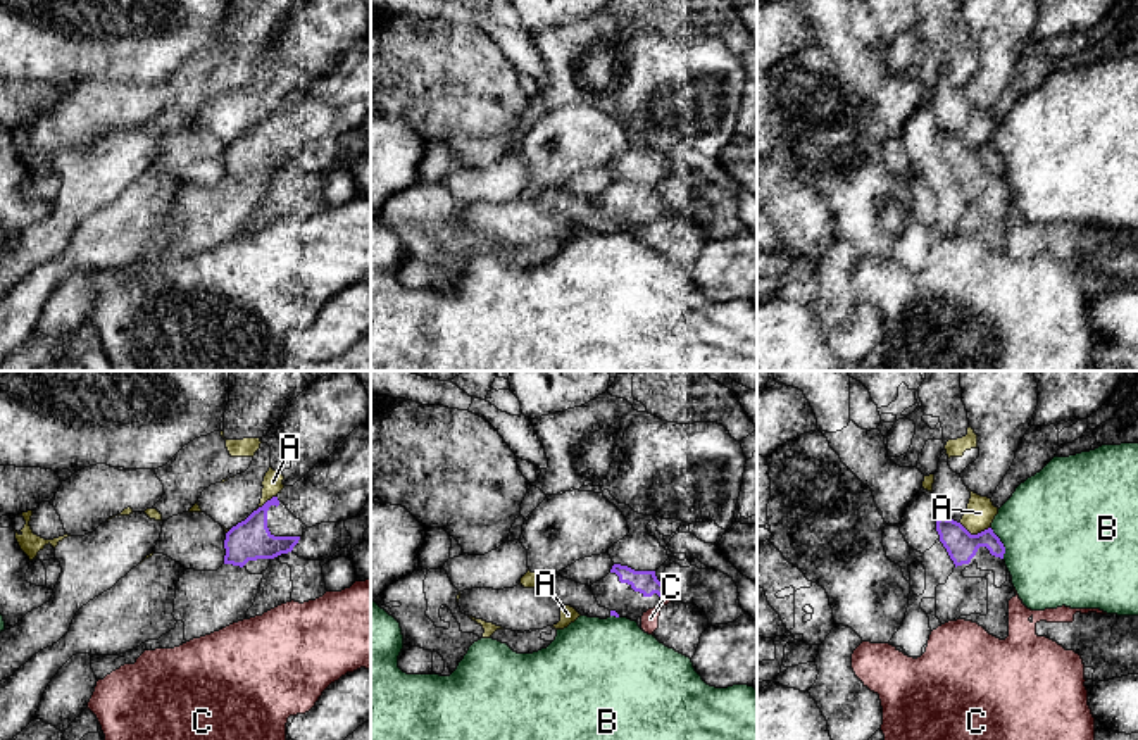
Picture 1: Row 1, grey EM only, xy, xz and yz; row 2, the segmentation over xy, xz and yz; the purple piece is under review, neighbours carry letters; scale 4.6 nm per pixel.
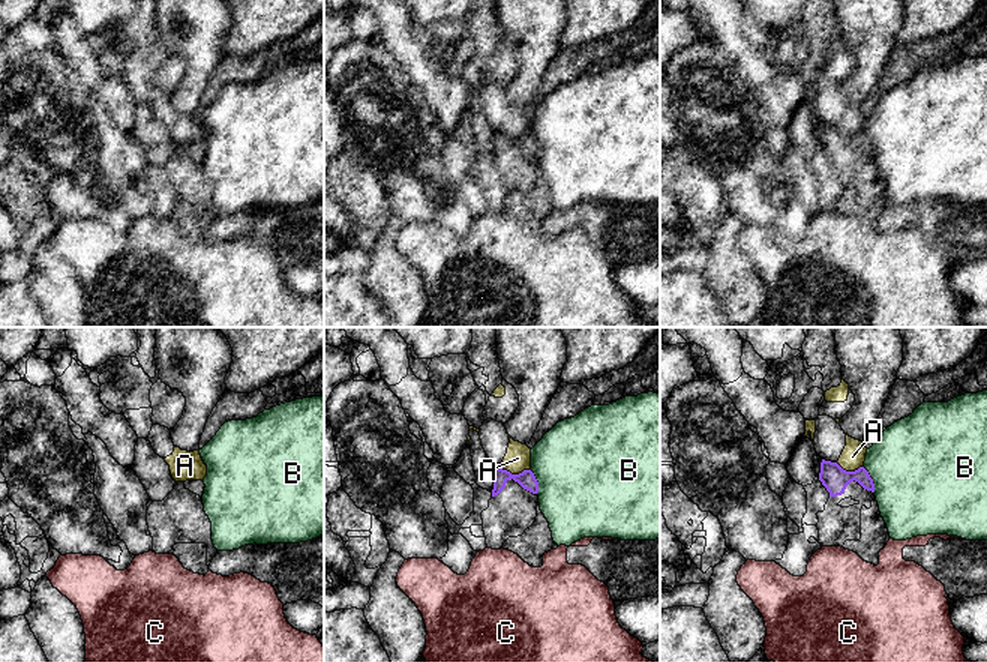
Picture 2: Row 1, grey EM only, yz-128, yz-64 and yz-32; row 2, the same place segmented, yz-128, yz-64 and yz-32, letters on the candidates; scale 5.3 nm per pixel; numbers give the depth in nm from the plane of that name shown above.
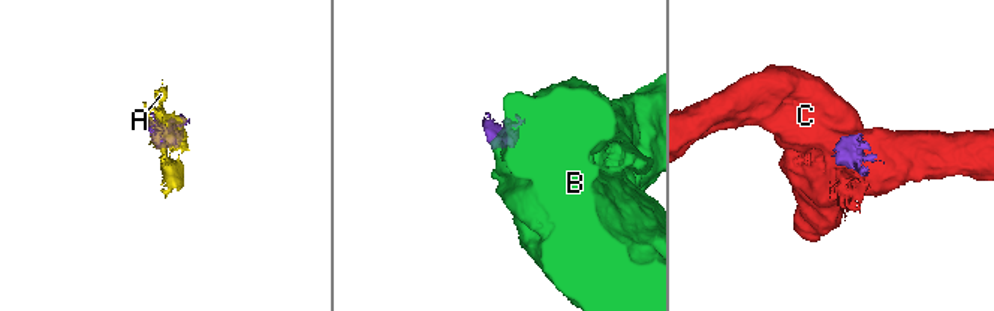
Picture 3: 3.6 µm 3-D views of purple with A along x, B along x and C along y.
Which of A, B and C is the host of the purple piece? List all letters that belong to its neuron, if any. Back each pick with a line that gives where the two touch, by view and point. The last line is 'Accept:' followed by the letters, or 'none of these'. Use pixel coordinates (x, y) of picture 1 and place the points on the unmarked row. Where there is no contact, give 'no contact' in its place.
Accept: none of these

